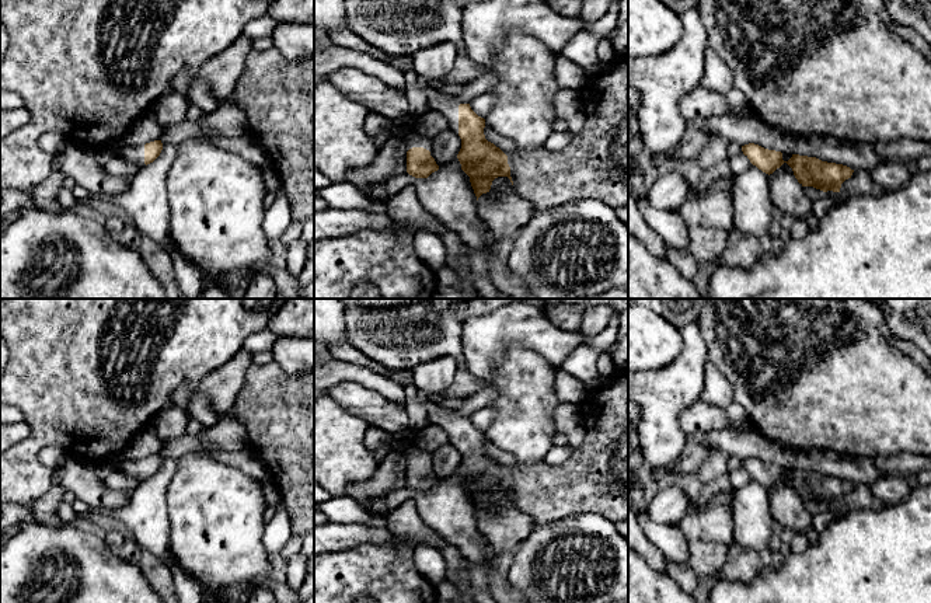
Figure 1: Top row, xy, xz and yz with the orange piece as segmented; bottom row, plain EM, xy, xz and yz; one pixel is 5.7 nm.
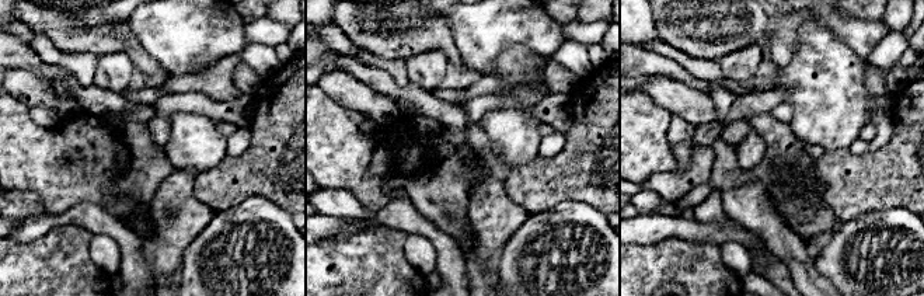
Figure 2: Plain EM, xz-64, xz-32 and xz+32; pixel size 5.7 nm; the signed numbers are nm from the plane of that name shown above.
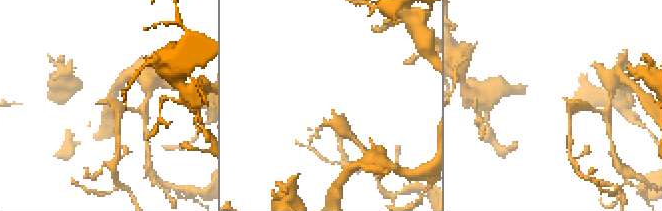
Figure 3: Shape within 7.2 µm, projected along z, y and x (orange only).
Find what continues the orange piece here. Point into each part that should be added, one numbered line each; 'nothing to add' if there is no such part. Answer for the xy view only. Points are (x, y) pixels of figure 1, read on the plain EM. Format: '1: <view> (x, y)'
1: xy (132, 467)

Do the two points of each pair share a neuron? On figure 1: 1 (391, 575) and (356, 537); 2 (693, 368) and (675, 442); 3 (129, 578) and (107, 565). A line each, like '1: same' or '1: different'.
1: different
2: same
3: same

